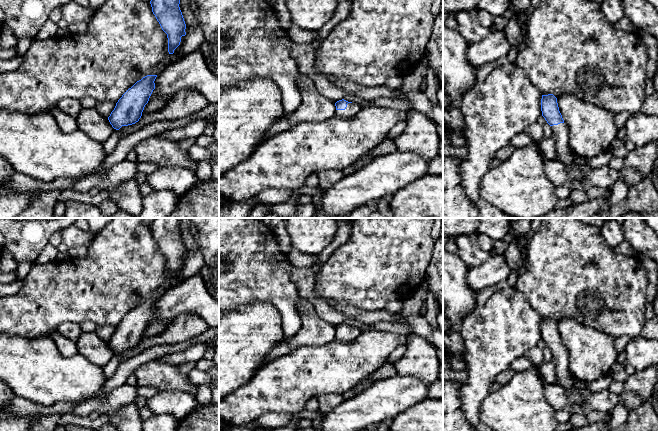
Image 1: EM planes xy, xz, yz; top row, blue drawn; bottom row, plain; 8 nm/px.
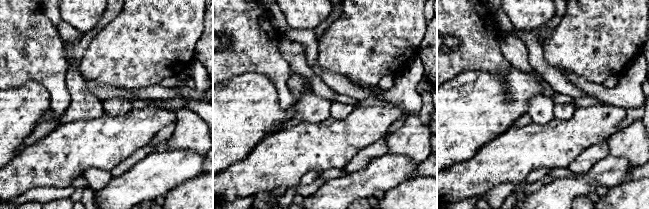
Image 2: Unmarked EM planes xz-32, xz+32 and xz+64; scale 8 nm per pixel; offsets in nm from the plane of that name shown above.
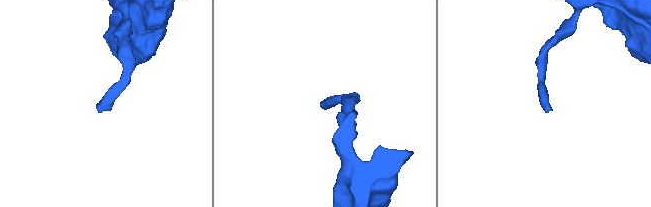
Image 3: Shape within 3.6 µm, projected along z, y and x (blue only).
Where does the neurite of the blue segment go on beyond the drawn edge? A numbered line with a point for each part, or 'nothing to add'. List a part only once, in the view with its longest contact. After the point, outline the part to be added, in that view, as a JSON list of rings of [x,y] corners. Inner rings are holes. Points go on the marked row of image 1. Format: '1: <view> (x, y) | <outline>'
1: xz (351, 108) | [[[348,103],[345,110],[336,110],[335,114],[339,117],[348,118],[361,109],[356,103]]]

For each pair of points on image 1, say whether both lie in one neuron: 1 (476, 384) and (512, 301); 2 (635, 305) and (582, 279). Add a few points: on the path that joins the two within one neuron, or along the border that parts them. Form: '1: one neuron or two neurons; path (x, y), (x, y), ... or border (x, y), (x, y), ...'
1: one neuron; path (483, 363), (494, 337), (506, 325), (506, 322)
2: one neuron; path (622, 305), (619, 305), (603, 289), (595, 285)

